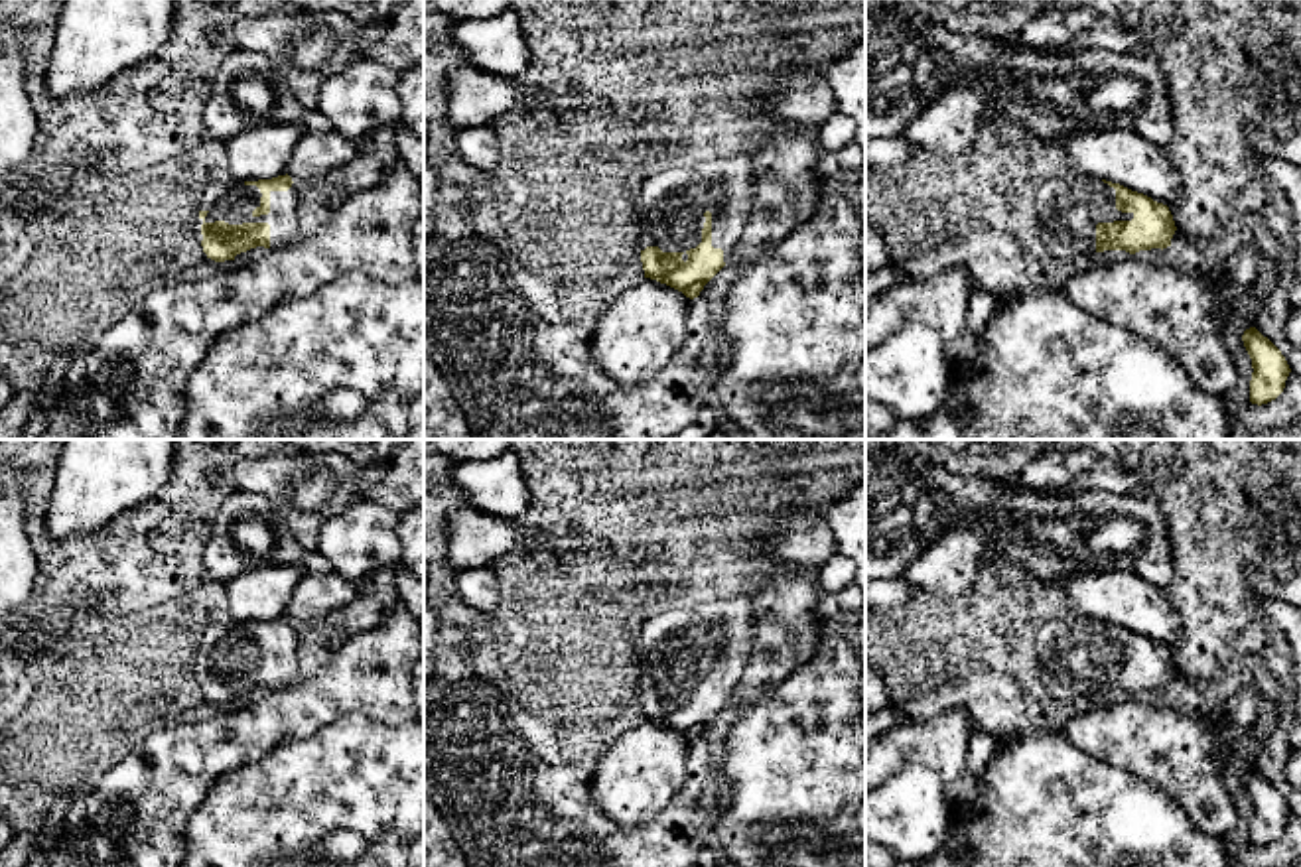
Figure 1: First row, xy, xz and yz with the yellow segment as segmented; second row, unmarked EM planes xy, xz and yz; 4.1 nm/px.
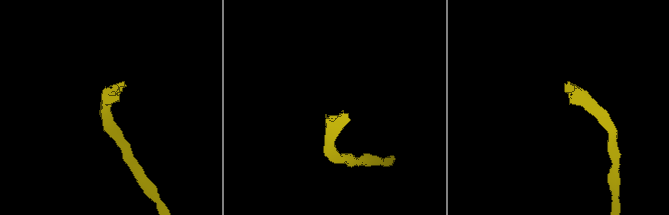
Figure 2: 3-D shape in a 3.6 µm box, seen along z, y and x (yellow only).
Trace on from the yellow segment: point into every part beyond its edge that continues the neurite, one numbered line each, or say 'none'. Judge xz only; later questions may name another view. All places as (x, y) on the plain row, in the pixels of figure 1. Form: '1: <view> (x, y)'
1: xz (673, 645)

